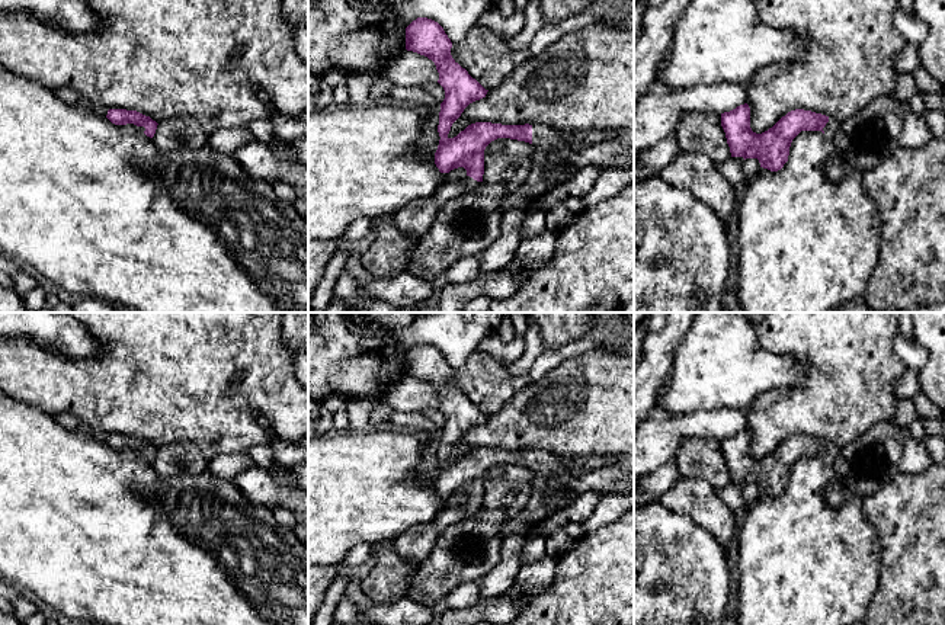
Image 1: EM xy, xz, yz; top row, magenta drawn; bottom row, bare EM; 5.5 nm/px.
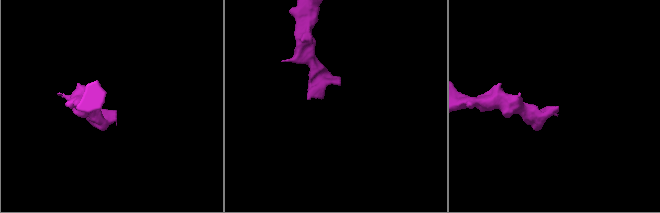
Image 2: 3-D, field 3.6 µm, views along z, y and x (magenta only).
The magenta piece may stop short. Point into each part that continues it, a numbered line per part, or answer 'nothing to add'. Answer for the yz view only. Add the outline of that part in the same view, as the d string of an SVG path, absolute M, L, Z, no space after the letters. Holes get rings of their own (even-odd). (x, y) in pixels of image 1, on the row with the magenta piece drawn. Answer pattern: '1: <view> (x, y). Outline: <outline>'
1: yz (832, 125). Outline: M829 116L829 122L823 128L824 135L832 138L835 135L835 132L837 131L839 125L840 124L835 118Z

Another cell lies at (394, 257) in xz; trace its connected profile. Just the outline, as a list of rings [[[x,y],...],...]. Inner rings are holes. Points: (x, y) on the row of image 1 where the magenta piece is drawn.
[[[393,215],[374,218],[375,240],[362,254],[362,265],[371,278],[394,279],[409,270],[413,249],[417,238],[401,234],[393,221]]]

